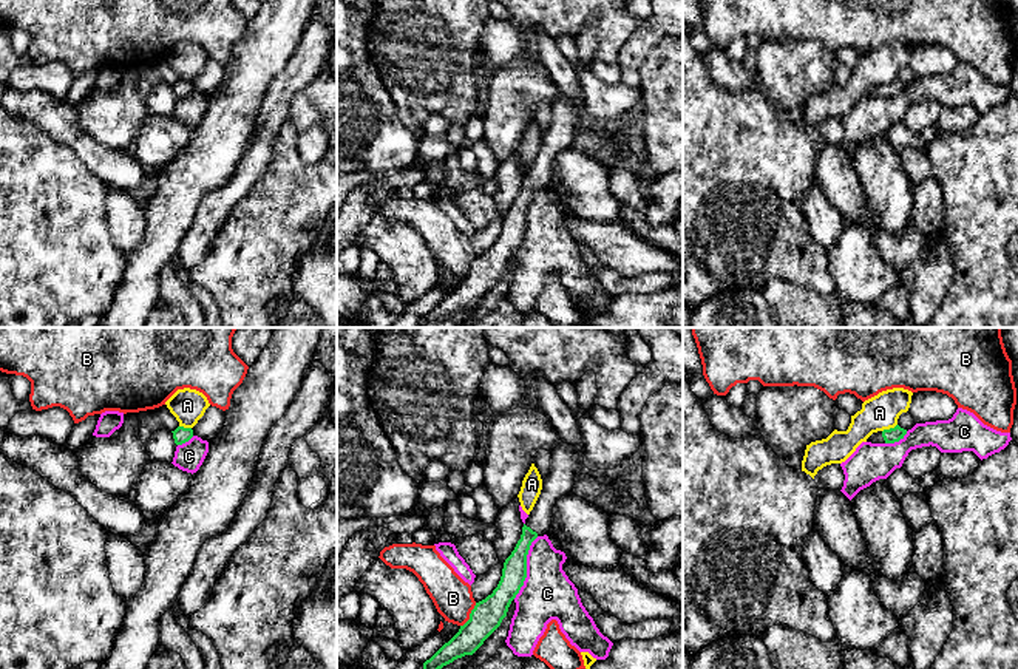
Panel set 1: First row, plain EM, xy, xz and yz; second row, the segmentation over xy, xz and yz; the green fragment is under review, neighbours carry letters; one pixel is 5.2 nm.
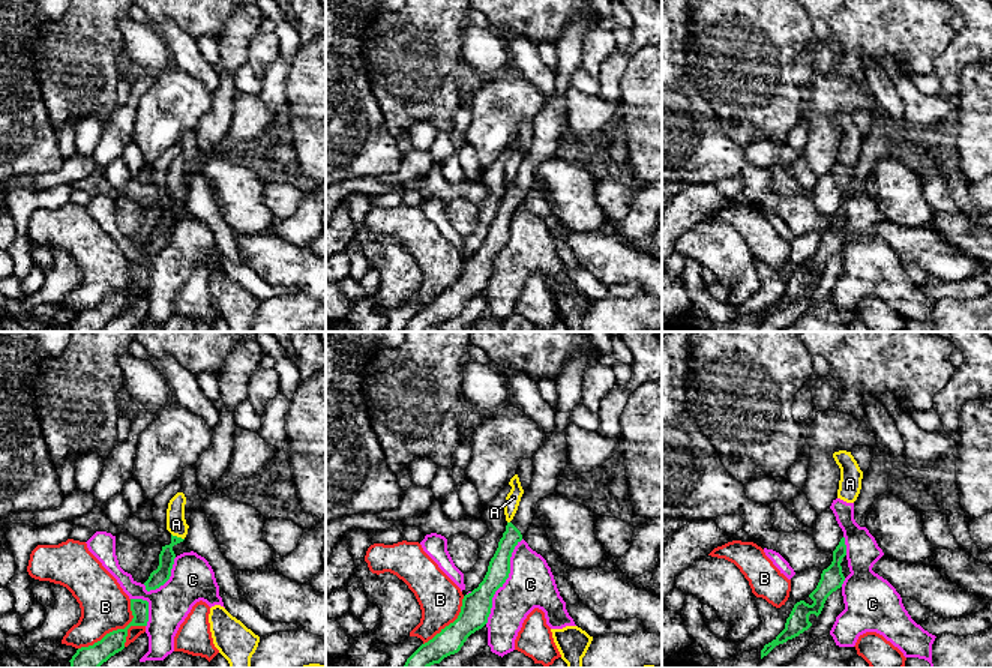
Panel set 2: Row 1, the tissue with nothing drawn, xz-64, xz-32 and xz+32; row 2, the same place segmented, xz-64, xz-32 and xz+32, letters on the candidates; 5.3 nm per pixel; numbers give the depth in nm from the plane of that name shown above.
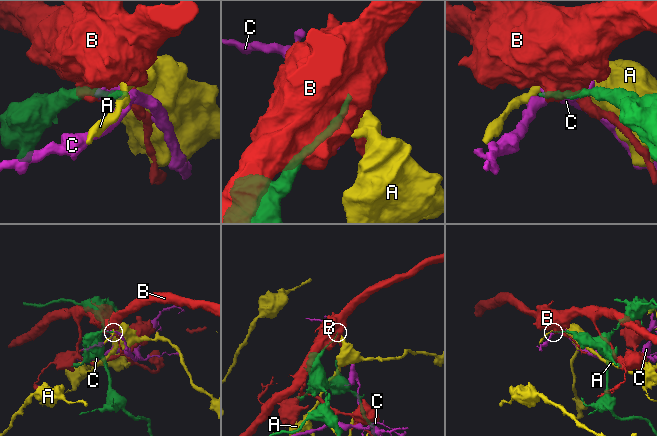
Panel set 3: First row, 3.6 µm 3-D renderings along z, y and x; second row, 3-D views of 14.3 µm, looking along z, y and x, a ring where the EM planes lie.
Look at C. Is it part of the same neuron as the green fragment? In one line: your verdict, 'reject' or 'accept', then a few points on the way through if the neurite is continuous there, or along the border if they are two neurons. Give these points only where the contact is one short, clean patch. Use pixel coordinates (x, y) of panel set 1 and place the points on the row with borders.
reject

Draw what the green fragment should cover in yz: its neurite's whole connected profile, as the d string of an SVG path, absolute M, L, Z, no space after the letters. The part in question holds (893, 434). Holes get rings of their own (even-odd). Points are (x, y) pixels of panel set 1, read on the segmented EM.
M896 425L894 428L873 433L867 439L867 442L871 442L871 443L894 443L894 442L899 442L901 439L904 439L905 434L907 434L907 430Z

